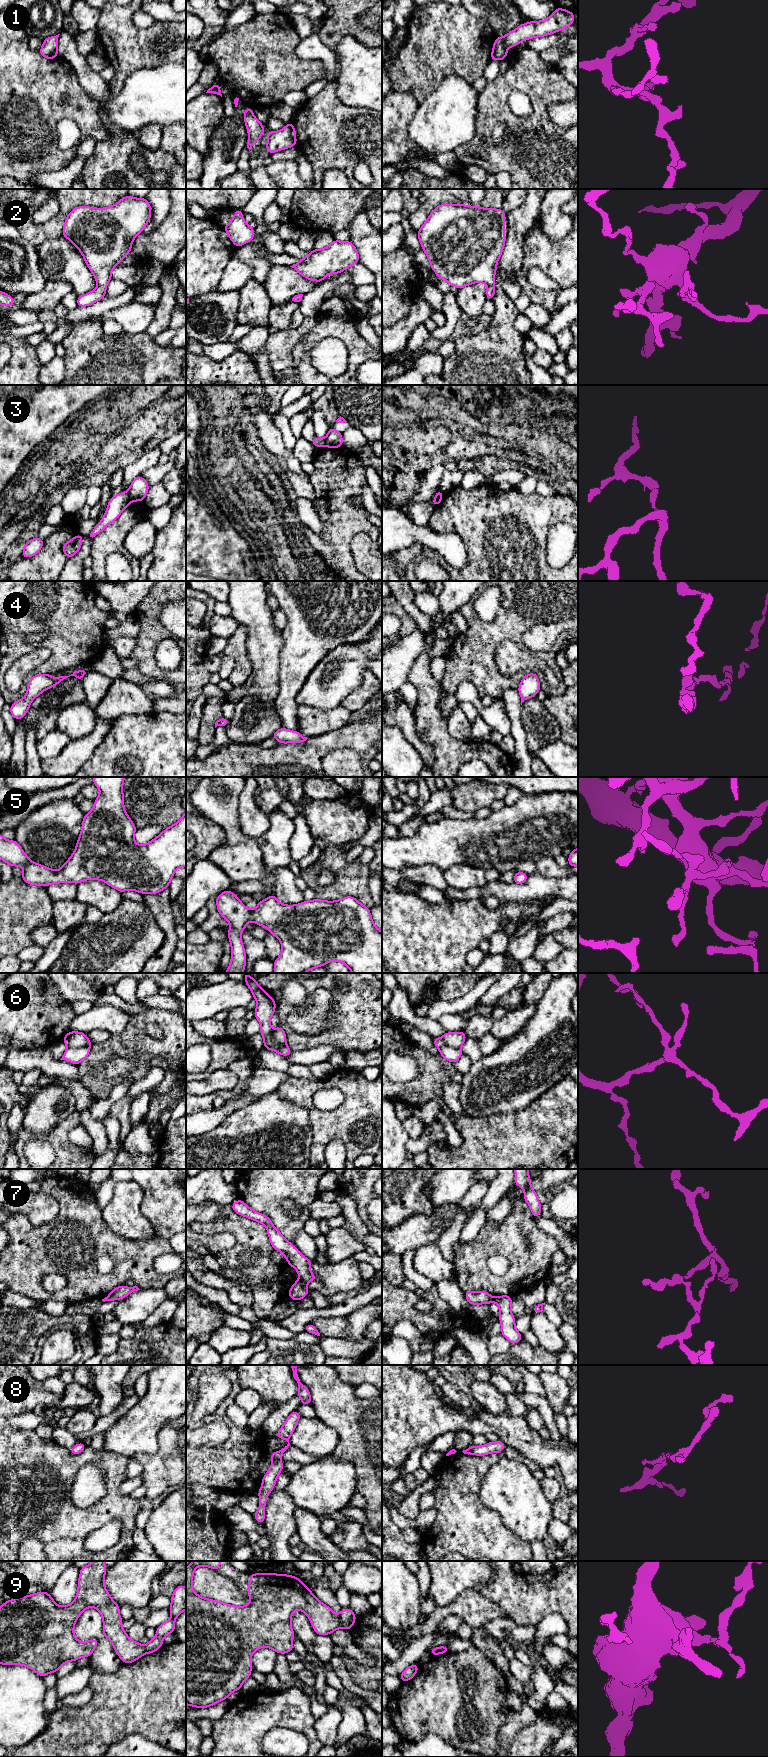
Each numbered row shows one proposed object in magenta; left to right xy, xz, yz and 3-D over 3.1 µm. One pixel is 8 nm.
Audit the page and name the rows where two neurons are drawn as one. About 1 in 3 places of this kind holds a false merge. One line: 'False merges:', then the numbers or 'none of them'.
False merges: 3, 6, 7, 9

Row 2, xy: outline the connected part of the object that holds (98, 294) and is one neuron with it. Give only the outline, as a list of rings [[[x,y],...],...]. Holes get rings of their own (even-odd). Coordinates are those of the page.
[[[126,195],[116,204],[106,208],[78,206],[67,216],[62,236],[71,241],[82,253],[87,267],[93,273],[97,288],[82,296],[77,296],[77,306],[87,307],[106,296],[106,287],[112,280],[112,270],[131,251],[132,242],[143,232],[151,220],[151,205],[145,198],[134,198]]]

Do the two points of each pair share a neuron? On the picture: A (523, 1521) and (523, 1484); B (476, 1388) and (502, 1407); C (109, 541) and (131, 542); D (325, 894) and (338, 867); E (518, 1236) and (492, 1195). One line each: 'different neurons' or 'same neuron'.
A: same neuron
B: same neuron
C: different neurons
D: same neuron
E: different neurons

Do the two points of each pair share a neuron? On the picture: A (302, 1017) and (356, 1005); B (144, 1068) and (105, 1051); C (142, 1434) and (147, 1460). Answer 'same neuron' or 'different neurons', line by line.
A: different neurons
B: same neuron
C: different neurons

